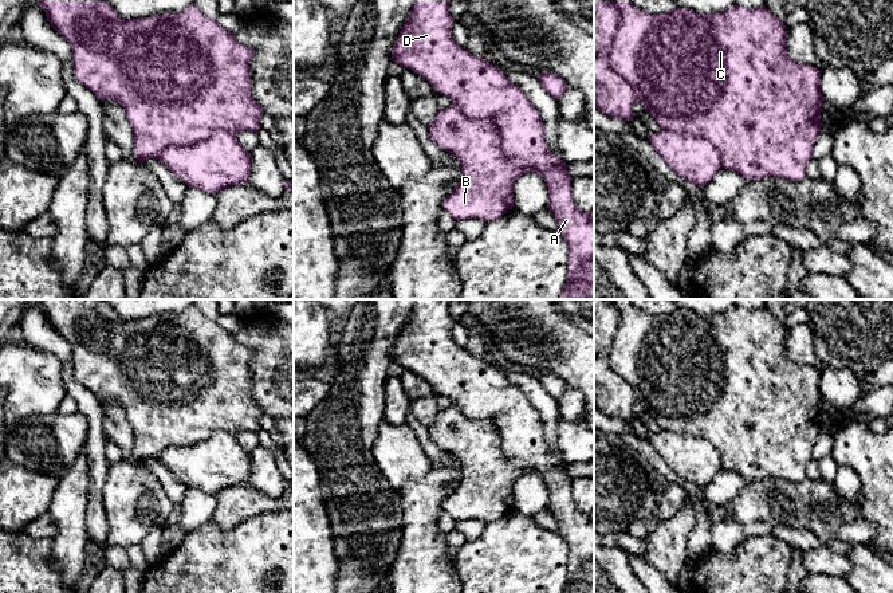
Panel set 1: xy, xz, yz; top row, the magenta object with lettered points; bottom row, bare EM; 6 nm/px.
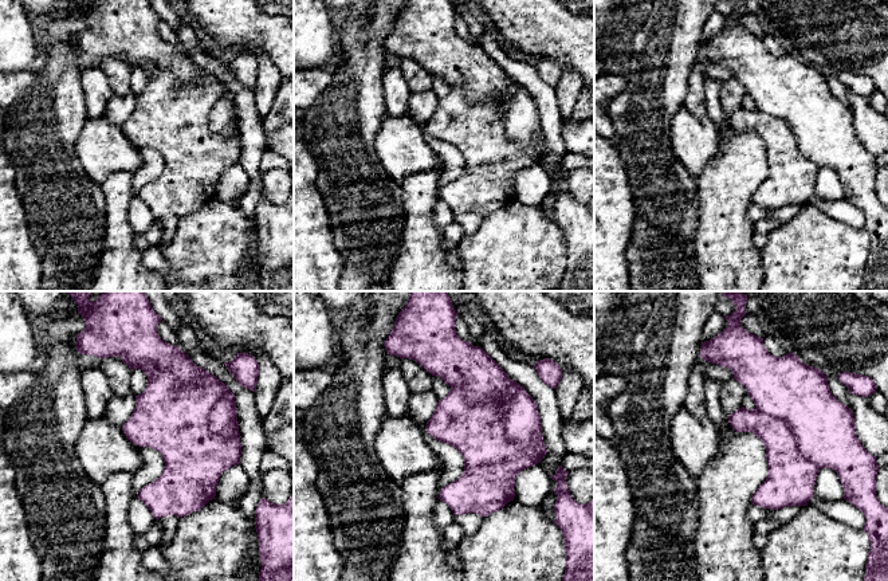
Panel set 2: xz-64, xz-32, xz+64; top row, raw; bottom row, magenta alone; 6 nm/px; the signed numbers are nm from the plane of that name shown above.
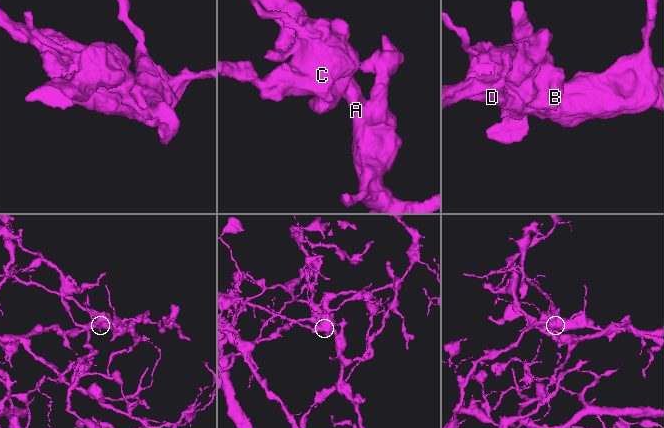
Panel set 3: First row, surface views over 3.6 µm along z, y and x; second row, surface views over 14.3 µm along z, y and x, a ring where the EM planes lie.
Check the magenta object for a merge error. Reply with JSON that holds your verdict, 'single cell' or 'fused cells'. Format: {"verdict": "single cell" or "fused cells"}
{"verdict": "fused cells"}

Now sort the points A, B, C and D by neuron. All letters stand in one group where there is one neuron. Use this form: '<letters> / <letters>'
A D / B C

